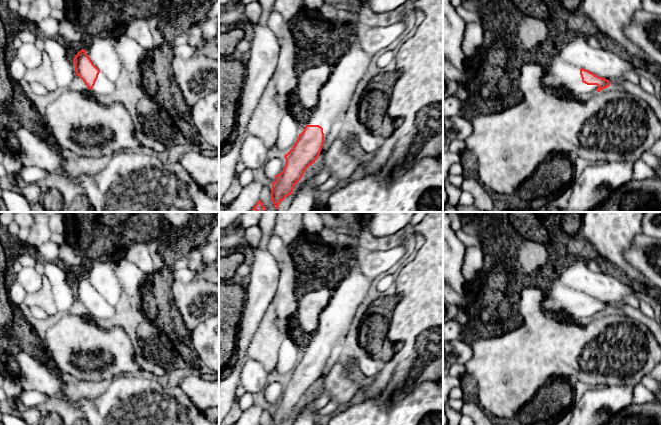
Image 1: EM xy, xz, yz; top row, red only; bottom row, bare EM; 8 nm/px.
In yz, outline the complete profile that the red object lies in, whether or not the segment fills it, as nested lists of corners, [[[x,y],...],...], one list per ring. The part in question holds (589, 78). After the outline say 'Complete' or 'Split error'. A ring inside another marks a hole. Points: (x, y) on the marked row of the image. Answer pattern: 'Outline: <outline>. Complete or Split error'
Outline: [[[564,61],[545,63],[543,85],[554,91],[577,97],[581,93],[597,93],[610,86],[610,81]]]. Split error

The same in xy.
Outline: [[[84,49],[75,55],[73,62],[76,75],[84,81],[88,89],[100,95],[108,95],[114,91],[114,84],[93,64]]]. Split error

